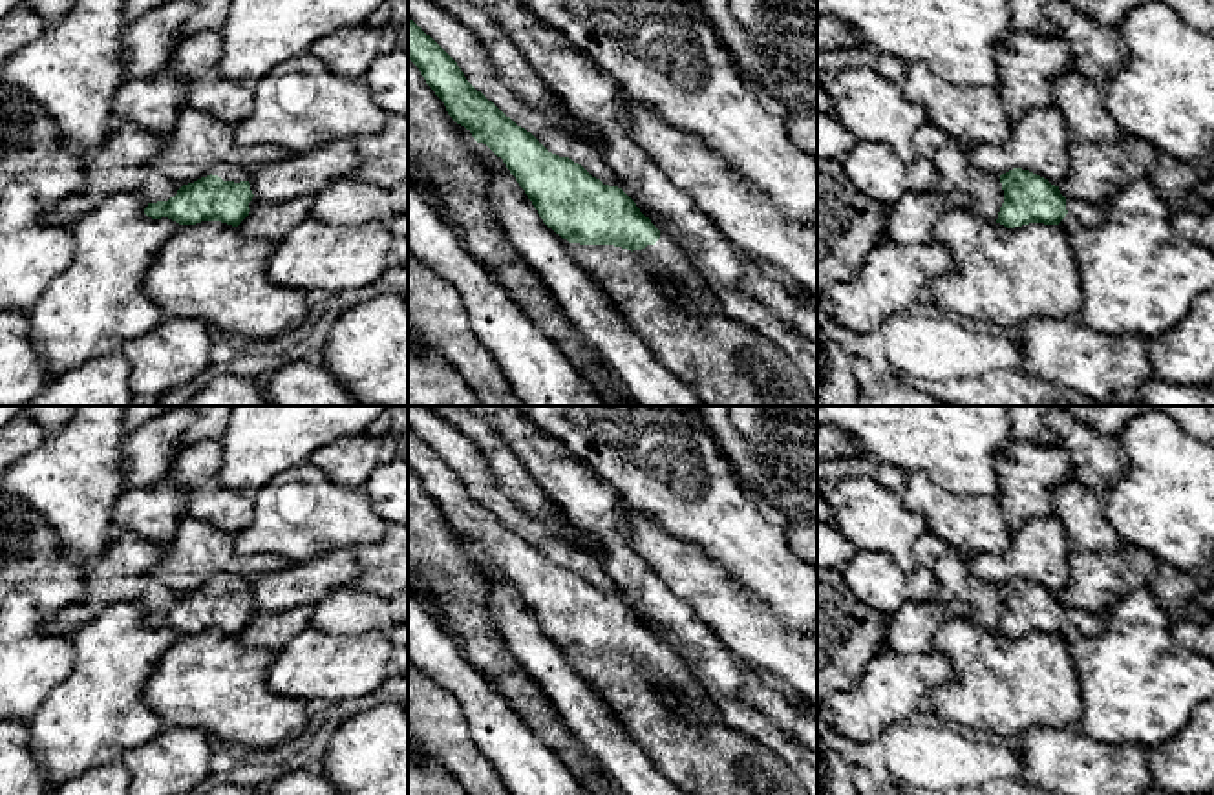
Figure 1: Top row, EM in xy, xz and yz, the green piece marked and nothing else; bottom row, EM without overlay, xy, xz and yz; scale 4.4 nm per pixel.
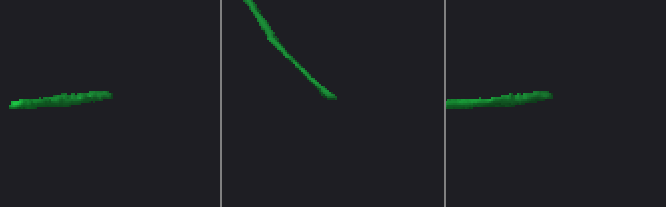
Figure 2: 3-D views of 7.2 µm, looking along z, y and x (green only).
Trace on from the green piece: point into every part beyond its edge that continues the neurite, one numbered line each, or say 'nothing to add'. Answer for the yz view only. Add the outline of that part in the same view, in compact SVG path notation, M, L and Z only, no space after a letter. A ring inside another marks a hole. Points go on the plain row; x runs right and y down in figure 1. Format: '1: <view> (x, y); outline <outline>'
1: yz (1086, 622); outline M1075 607L1066 609L1066 620L1082 634L1090 634L1090 636L1101 634L1106 627L1102 614Z

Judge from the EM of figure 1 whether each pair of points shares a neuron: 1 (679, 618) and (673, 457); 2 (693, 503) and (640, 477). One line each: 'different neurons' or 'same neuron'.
1: different neurons
2: same neuron

